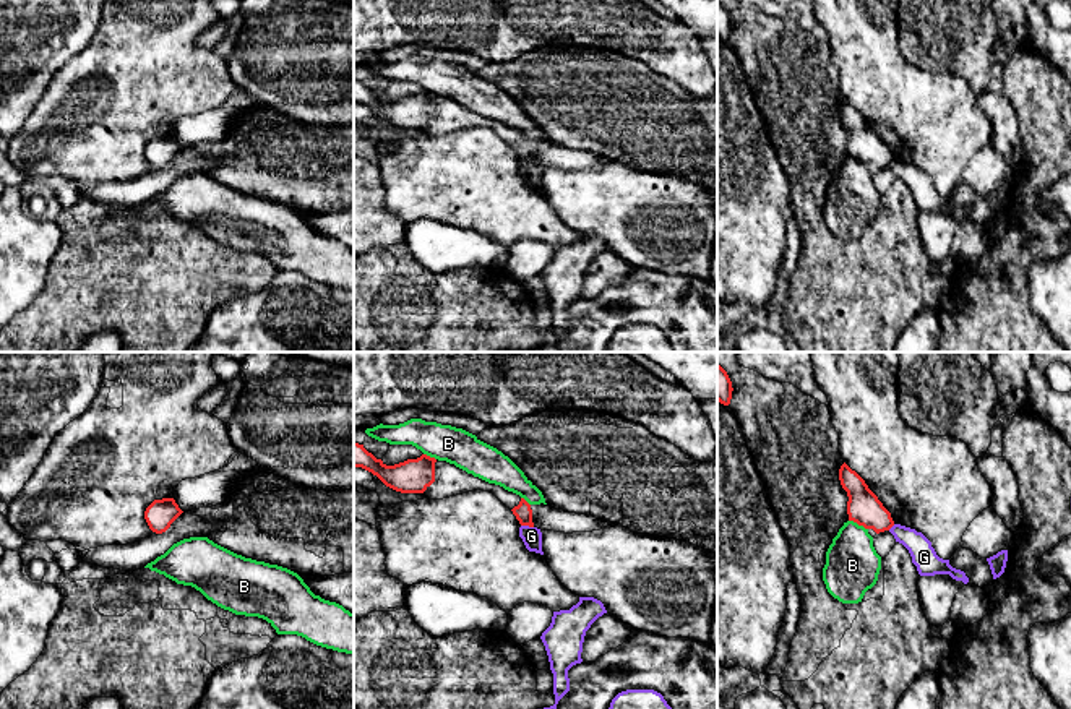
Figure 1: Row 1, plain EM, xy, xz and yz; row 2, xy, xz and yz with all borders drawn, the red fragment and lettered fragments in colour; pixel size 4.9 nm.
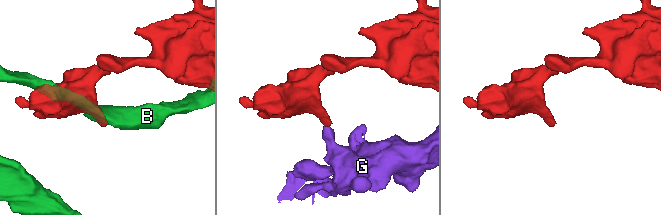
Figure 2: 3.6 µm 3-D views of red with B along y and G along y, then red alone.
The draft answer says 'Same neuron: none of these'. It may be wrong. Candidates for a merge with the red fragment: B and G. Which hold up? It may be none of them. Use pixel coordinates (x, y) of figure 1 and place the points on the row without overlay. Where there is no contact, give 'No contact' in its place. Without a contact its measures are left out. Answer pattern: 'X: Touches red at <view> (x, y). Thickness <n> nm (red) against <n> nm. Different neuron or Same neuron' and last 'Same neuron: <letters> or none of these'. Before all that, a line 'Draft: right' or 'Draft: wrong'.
Draft: right
B: Touches red at yz (859, 161). Thickness 160 nm (red) against 280 nm. Different neuron
G: Touches red at xz (528, 161). Thickness 90 nm (red) against 100 nm. Different neuron
Same neuron: none of these

